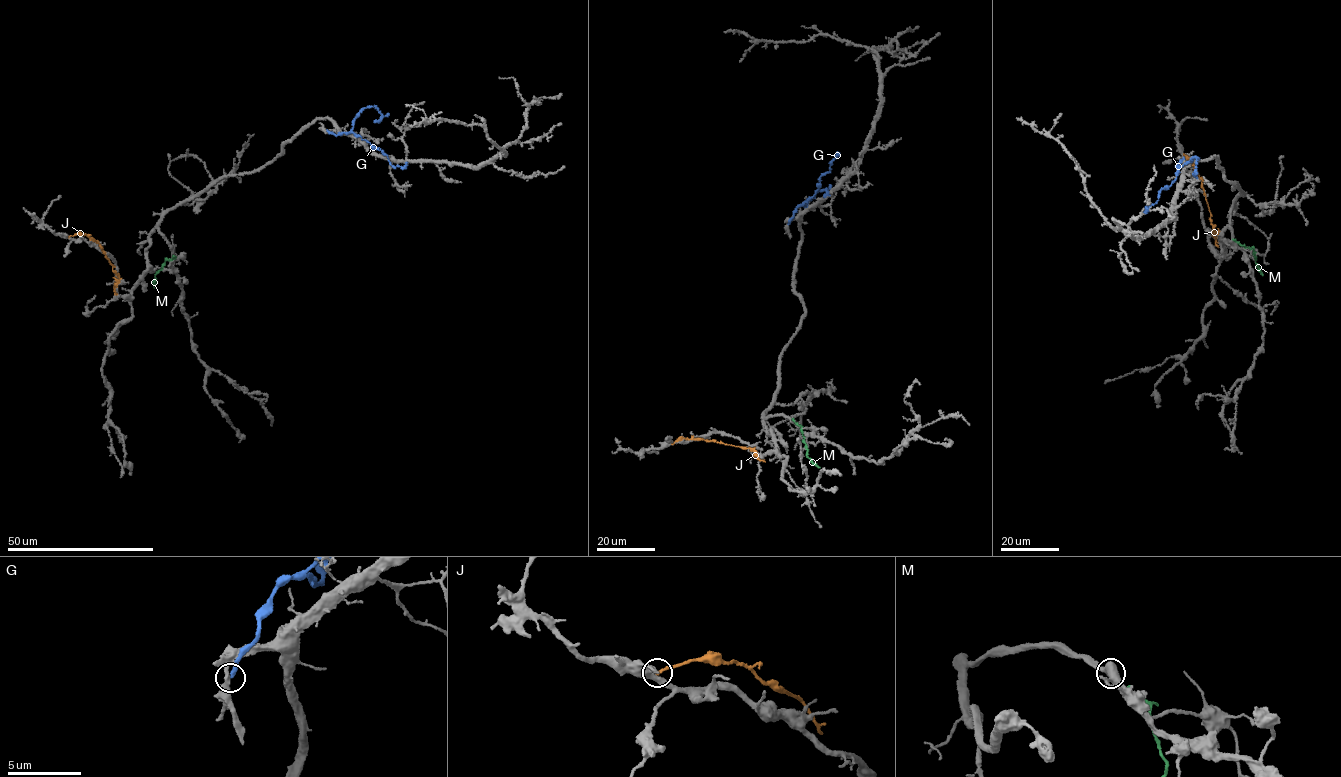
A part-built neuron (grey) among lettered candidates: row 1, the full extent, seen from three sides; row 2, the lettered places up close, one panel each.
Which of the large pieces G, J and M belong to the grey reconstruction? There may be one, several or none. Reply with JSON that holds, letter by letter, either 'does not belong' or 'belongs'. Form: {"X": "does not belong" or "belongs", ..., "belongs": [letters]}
{"G": "does not belong", "J": "does not belong", "M": "does not belong", "belongs": []}

